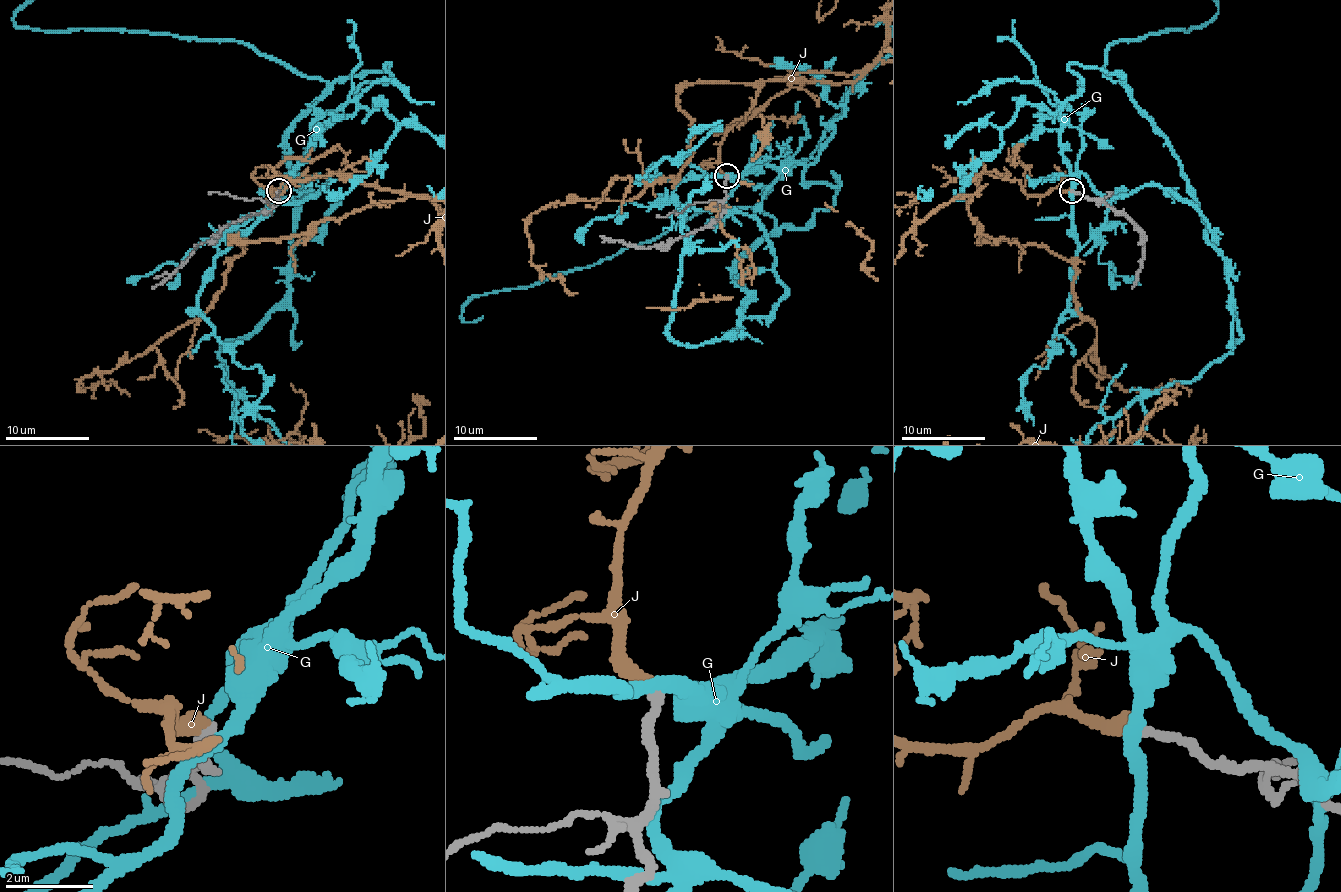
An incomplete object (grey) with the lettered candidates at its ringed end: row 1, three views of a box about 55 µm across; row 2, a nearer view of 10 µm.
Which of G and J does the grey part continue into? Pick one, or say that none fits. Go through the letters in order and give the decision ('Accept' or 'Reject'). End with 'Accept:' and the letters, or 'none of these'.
G: Reject
J: Accept
Accept: J

